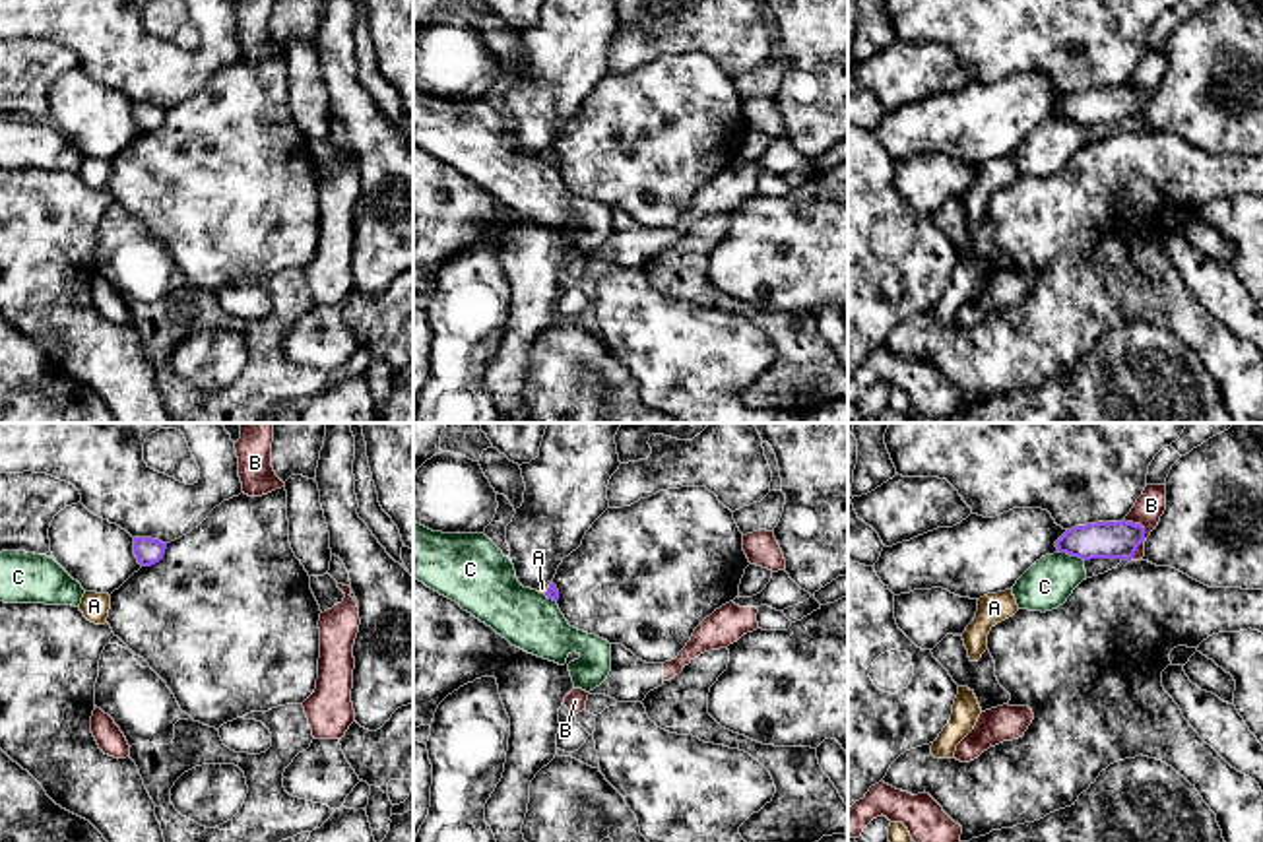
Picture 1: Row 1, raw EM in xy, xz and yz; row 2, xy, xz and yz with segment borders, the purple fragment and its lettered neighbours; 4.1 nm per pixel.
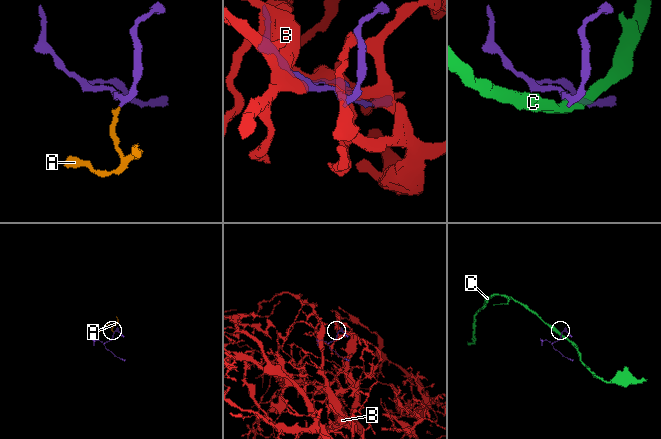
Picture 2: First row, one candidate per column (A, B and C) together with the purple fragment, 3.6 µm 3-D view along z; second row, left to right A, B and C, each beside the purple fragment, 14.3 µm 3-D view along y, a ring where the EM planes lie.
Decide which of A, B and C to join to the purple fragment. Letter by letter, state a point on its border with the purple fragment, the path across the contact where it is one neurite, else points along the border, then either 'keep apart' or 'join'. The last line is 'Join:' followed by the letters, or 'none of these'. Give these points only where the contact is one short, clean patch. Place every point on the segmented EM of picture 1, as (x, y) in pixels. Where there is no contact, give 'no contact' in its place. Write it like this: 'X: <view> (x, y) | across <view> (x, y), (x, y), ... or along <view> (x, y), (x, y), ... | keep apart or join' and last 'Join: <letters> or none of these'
A: xz (548, 588) | across xz (551, 592), (548, 588), (542, 588) | join
B: yz (1143, 534) | keep apart
C: yz (1071, 555) | along yz (1060, 551), (1083, 561) | keep apart
Join: A

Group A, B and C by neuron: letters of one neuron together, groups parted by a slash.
A / B / C

